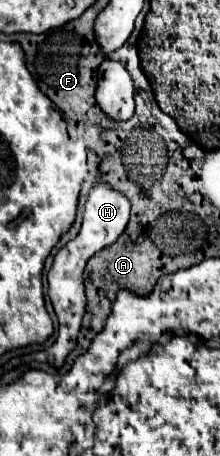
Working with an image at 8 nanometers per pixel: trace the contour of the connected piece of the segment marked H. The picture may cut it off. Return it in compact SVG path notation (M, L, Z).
M104 182L94 184L94 188L88 194L88 202L84 206L84 216L82 216L82 226L80 232L74 240L70 240L56 256L52 270L48 272L48 296L52 300L54 312L58 316L58 338L50 348L56 348L56 368L60 368L68 356L68 352L76 346L76 336L82 324L84 308L86 308L86 296L84 296L84 286L82 286L82 272L88 262L98 250L114 244L118 236L124 232L130 220L130 200L114 190L112 186L106 186Z

